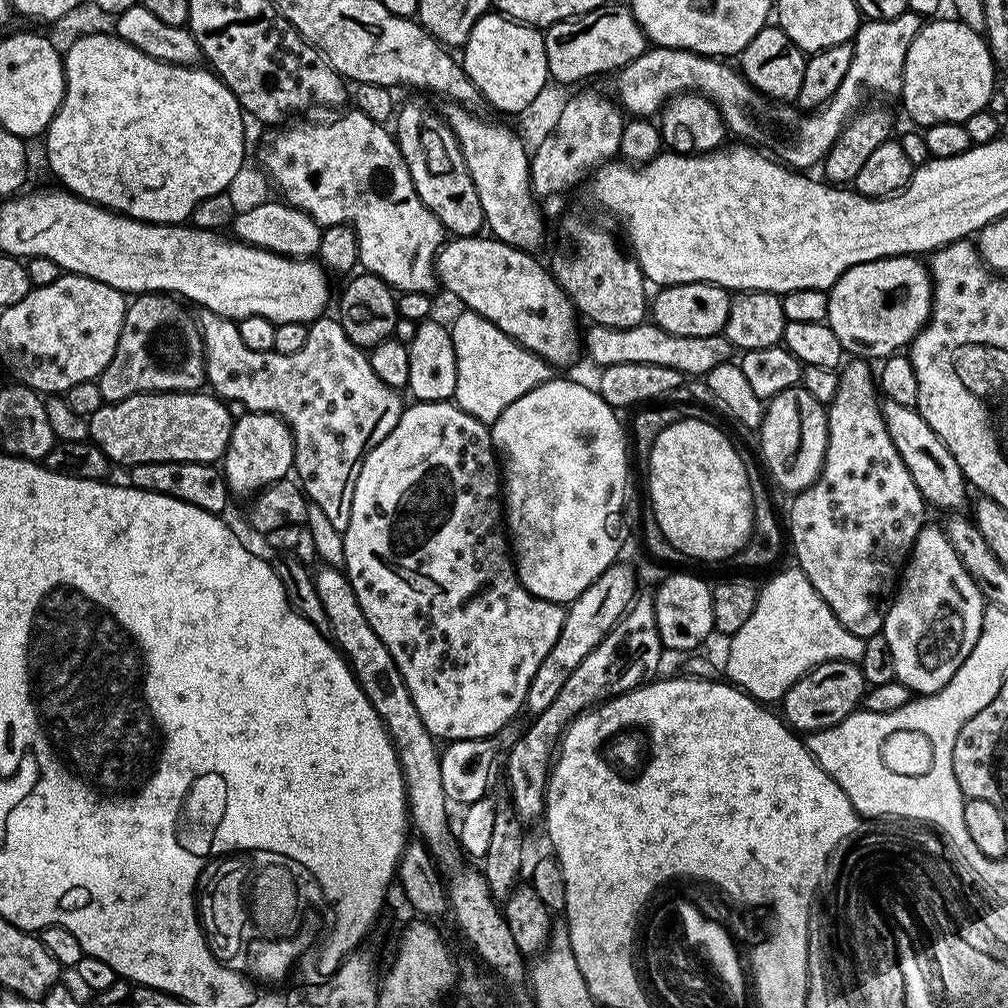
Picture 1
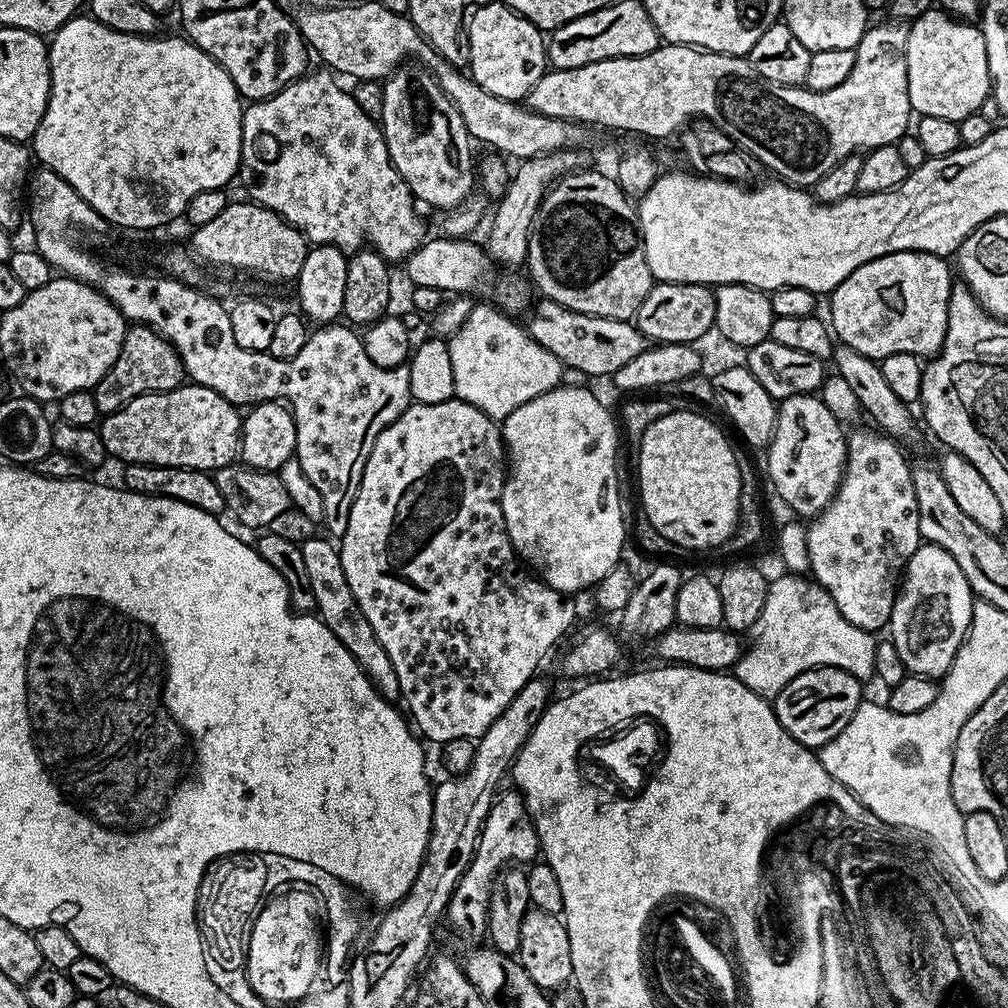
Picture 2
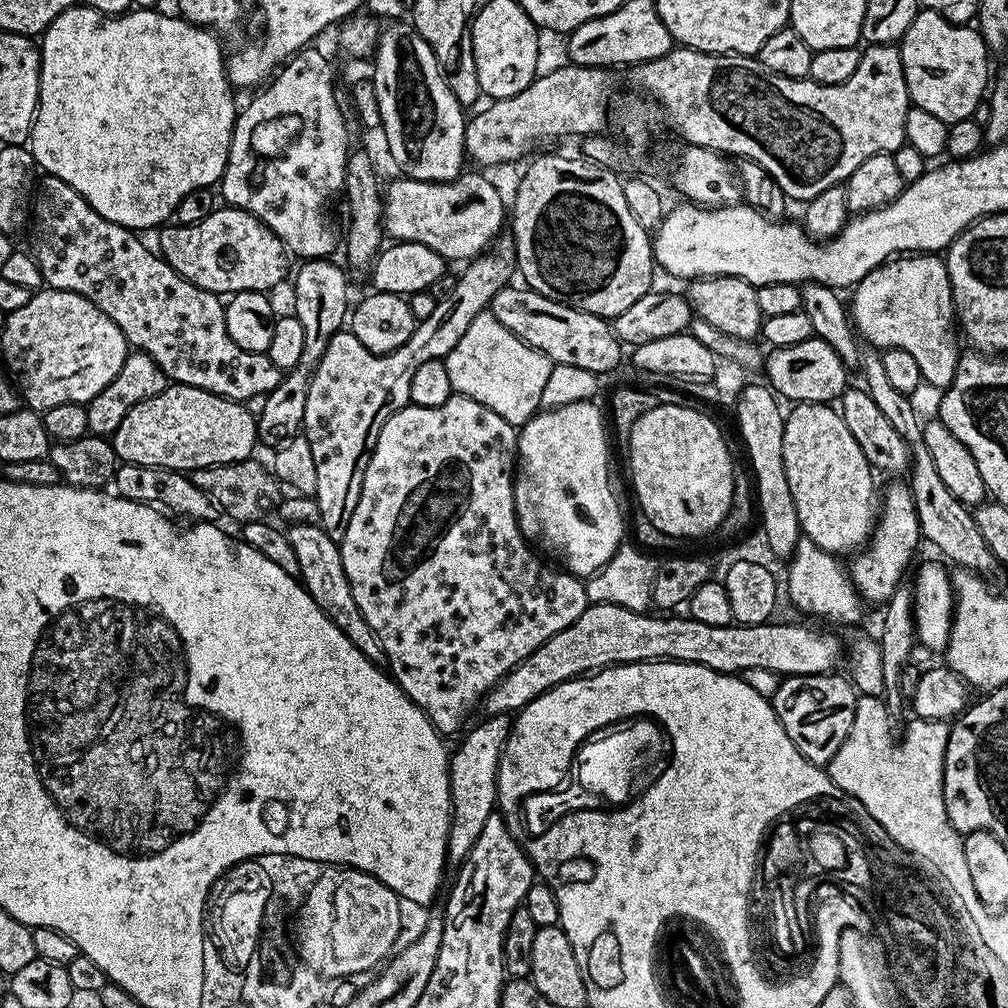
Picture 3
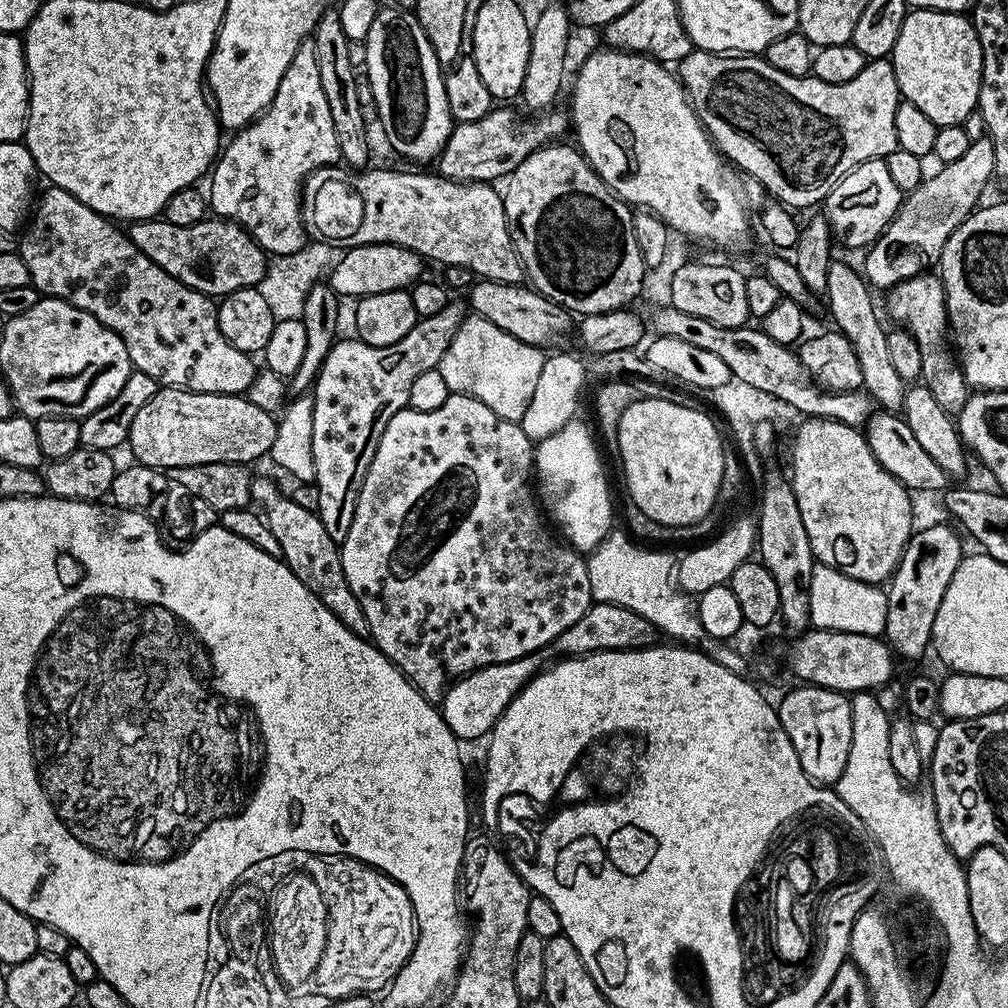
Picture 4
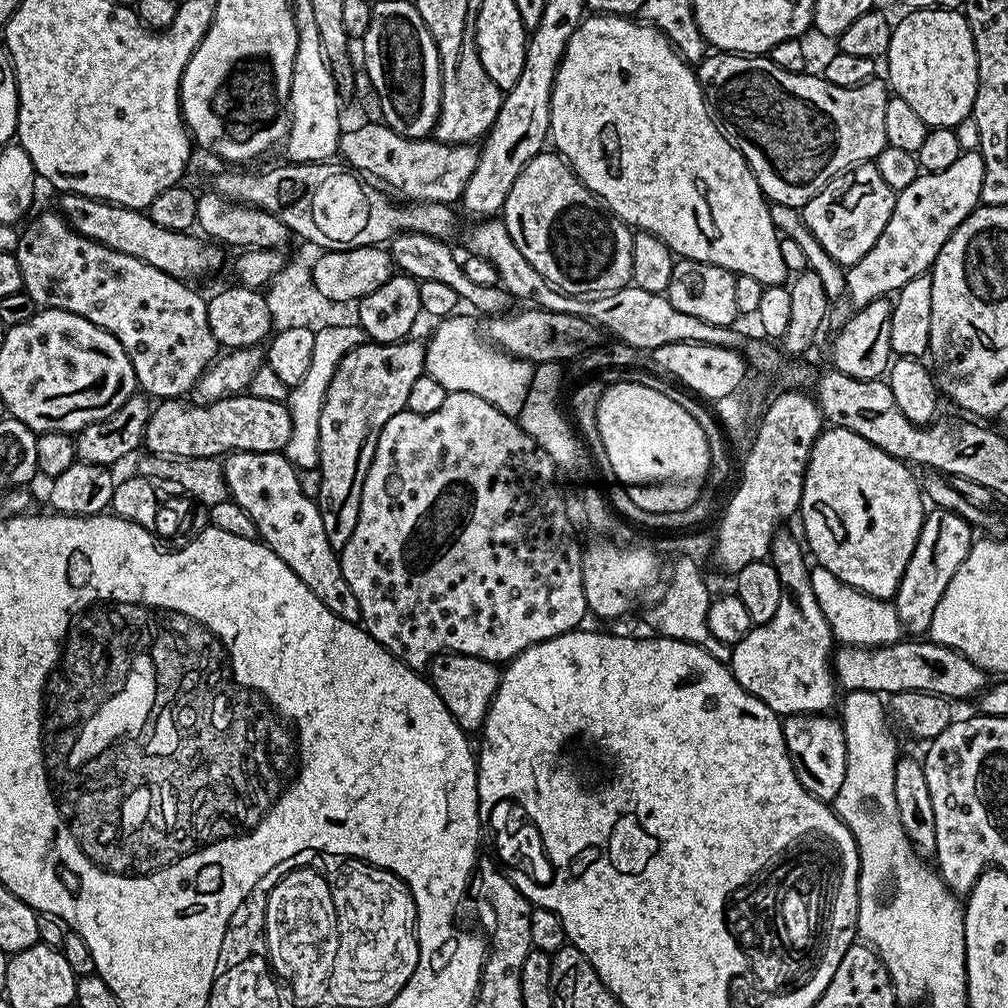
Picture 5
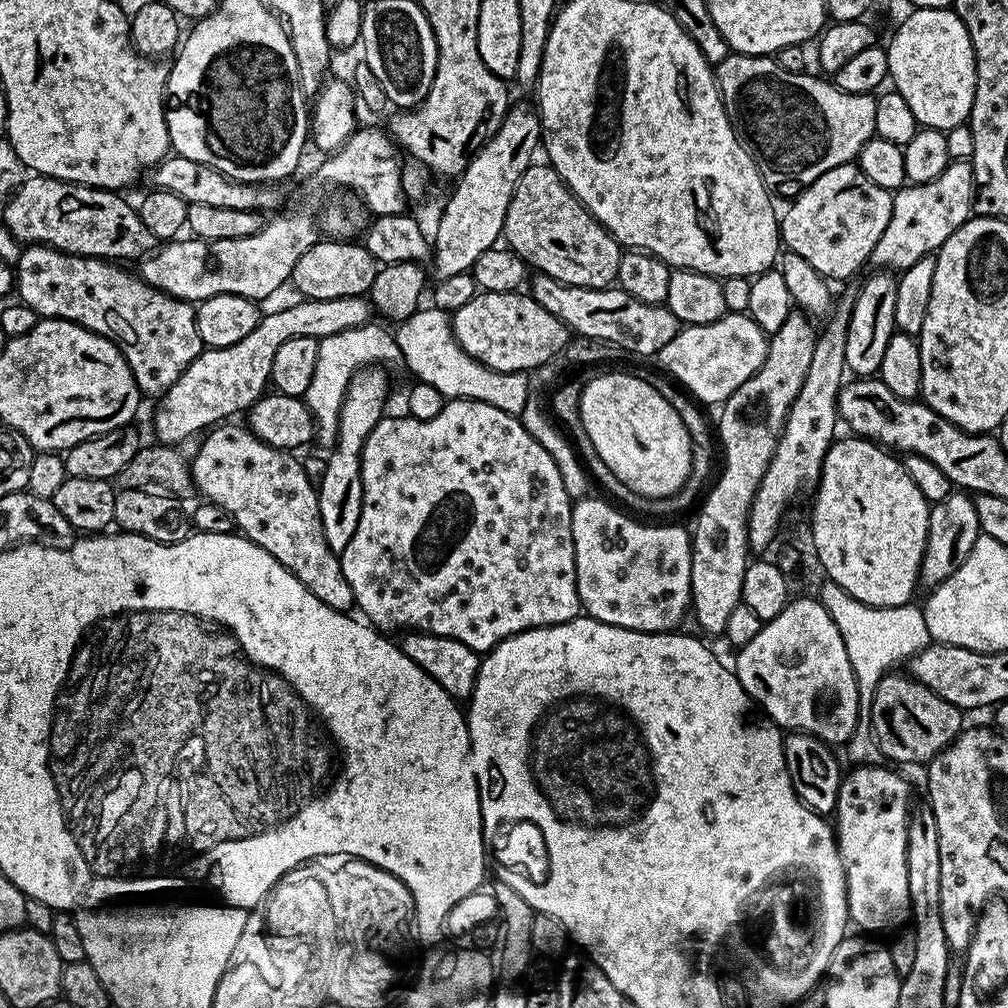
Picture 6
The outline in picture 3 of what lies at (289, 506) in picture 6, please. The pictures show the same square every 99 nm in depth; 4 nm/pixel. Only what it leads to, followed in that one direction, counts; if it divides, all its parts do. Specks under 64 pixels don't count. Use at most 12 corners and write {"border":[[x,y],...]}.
{"border":[[287,529],[308,599],[365,661],[384,651],[358,610],[337,541]]}

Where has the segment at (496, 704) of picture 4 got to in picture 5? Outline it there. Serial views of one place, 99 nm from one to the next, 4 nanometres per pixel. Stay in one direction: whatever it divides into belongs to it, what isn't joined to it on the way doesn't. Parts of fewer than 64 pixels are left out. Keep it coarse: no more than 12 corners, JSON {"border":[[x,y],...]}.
{"border":[[440,652],[426,672],[460,729],[483,729],[501,669]]}

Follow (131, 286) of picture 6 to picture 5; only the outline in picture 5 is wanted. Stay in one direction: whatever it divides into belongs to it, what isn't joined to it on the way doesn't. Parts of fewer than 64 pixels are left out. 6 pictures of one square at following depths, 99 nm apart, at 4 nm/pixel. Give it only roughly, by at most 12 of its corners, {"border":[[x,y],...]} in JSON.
{"border":[[52,212],[15,254],[40,308],[118,338],[149,397],[218,356],[208,300]]}

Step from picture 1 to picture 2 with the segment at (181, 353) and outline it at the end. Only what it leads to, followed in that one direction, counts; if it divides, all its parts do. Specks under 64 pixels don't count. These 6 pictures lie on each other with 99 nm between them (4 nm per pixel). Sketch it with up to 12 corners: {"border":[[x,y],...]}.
{"border":[[132,324],[91,389],[102,414],[185,383],[175,346]]}

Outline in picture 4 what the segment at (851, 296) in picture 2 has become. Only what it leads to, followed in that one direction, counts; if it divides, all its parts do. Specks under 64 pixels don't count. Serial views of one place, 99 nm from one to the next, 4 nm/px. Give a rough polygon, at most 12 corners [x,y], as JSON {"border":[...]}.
{"border":[[939,275],[887,293],[888,312],[922,350],[923,387],[959,414],[970,395],[950,347]]}

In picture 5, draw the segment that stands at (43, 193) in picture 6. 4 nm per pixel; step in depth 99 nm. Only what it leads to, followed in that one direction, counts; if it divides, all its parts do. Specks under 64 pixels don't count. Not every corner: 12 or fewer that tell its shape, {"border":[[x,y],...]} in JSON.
{"border":[[64,194],[79,236],[177,280],[210,275],[221,245],[143,211]]}

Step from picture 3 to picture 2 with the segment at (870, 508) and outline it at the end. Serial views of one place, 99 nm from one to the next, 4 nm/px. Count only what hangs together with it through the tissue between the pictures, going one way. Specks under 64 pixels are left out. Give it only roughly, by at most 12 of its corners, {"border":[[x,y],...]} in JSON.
{"border":[[819,395],[779,401],[768,476],[800,516],[840,489],[848,441]]}

